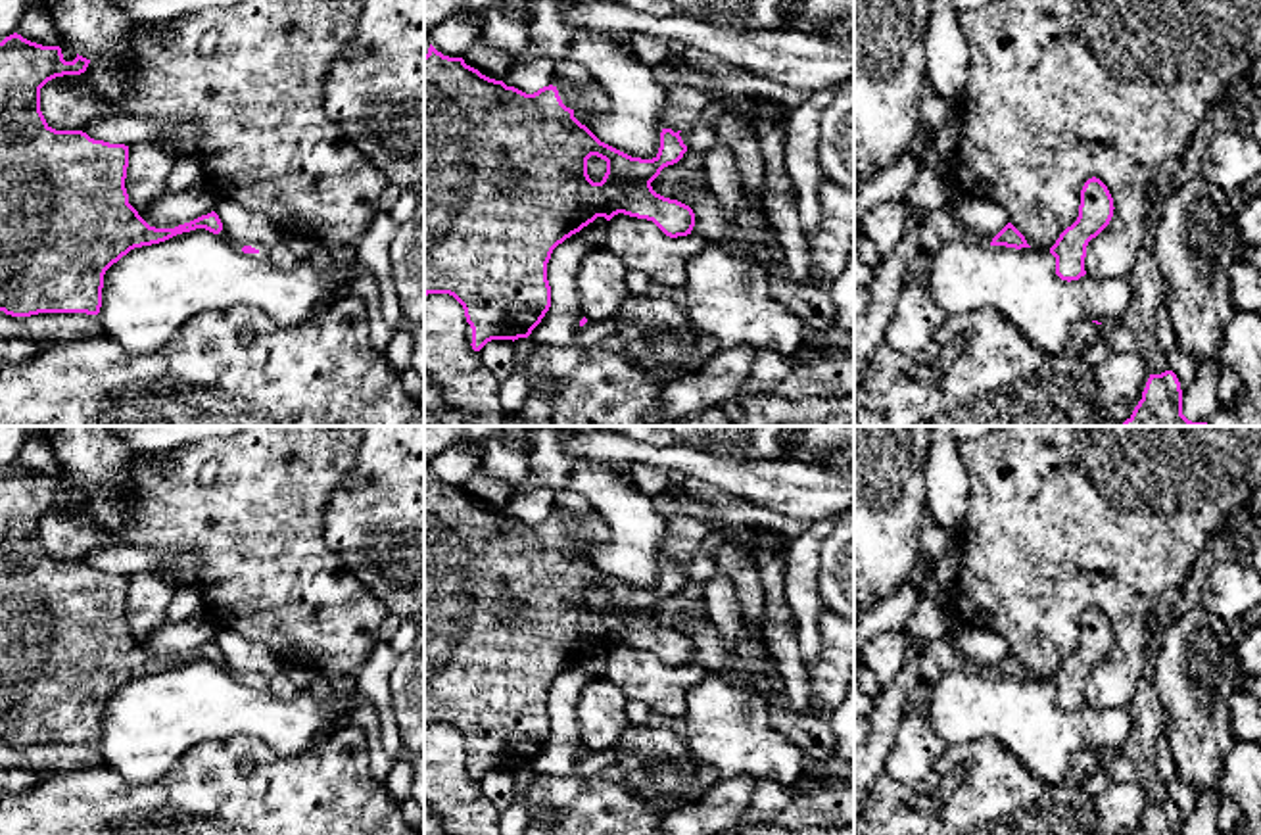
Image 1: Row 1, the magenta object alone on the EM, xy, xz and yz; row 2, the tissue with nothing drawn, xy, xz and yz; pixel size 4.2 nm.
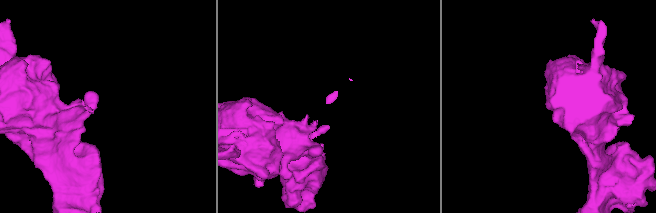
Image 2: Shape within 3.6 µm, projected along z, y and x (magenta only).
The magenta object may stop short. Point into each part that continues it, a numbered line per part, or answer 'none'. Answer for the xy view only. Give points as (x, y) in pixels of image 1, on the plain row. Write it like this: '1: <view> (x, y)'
1: xy (263, 682)

